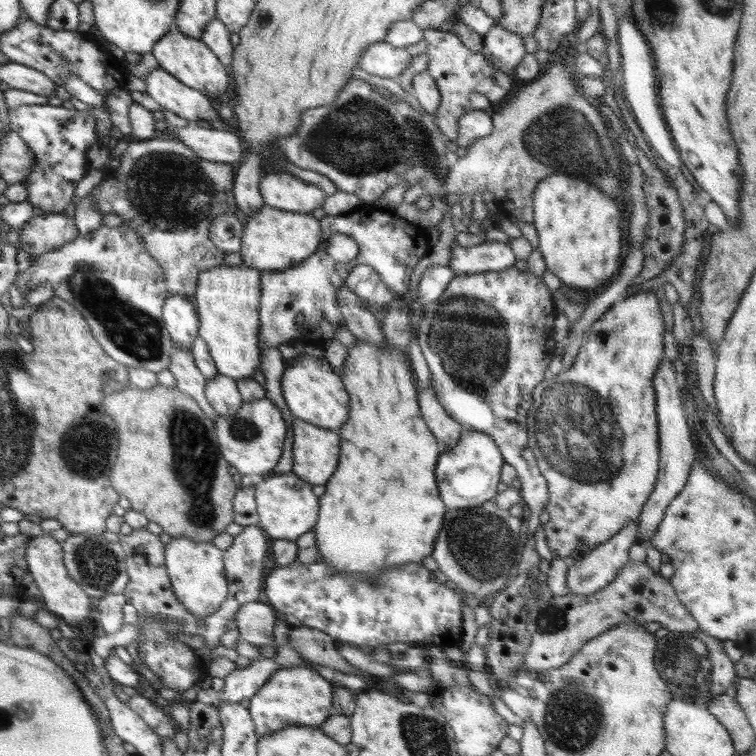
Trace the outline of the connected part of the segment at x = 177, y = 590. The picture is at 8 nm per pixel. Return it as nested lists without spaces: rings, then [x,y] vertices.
[[[178,536],[165,545],[165,567],[171,582],[172,591],[182,607],[196,617],[204,627],[205,619],[220,609],[228,593],[228,581],[225,577],[224,551],[212,542],[196,542]]]

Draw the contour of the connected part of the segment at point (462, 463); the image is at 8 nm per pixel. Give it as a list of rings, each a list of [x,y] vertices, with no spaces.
[[[462,428],[456,446],[442,449],[436,463],[436,482],[446,508],[474,508],[493,500],[497,494],[498,482],[501,481],[501,466],[504,463],[500,449],[489,434],[473,428]]]

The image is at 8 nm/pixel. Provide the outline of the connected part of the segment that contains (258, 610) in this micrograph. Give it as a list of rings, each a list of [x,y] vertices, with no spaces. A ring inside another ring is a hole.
[[[260,601],[244,604],[235,615],[239,640],[256,646],[273,644],[278,615],[274,608]]]

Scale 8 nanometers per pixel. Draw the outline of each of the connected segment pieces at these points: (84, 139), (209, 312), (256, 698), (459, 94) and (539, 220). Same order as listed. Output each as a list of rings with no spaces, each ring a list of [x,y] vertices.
[[[27,104],[9,108],[9,126],[32,152],[35,167],[22,181],[28,190],[28,198],[35,208],[44,212],[63,212],[76,192],[78,182],[89,172],[87,154],[92,147],[101,143],[96,137],[98,121],[90,112],[68,110],[62,105]]]
[[[225,264],[203,270],[191,299],[199,318],[199,337],[209,346],[219,374],[230,378],[253,378],[261,366],[259,347],[259,306],[261,271],[244,264],[231,267]]]
[[[313,665],[279,669],[249,700],[248,710],[254,722],[257,741],[266,737],[268,733],[274,733],[293,725],[320,728],[334,713],[332,682],[320,676],[319,668]]]
[[[427,28],[423,31],[423,40],[427,44],[426,53],[429,56],[427,71],[435,80],[441,94],[435,119],[441,134],[448,141],[456,141],[459,119],[472,110],[486,110],[498,104],[515,86],[514,77],[496,70],[492,63],[484,58],[483,53],[470,50],[452,31]]]
[[[562,174],[540,181],[532,198],[538,249],[547,270],[584,294],[596,292],[617,277],[623,243],[620,222],[624,219],[618,200],[606,196],[590,181]]]

